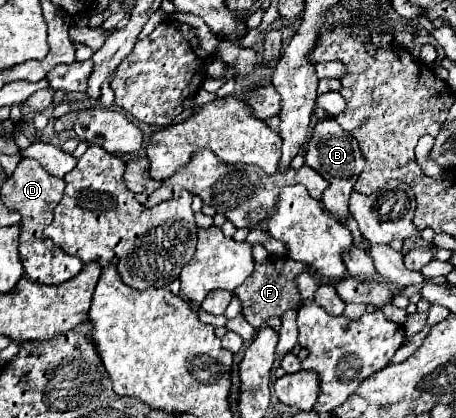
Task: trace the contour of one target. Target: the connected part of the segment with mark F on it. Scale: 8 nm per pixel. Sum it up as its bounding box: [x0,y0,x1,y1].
[235,256,309,328]

